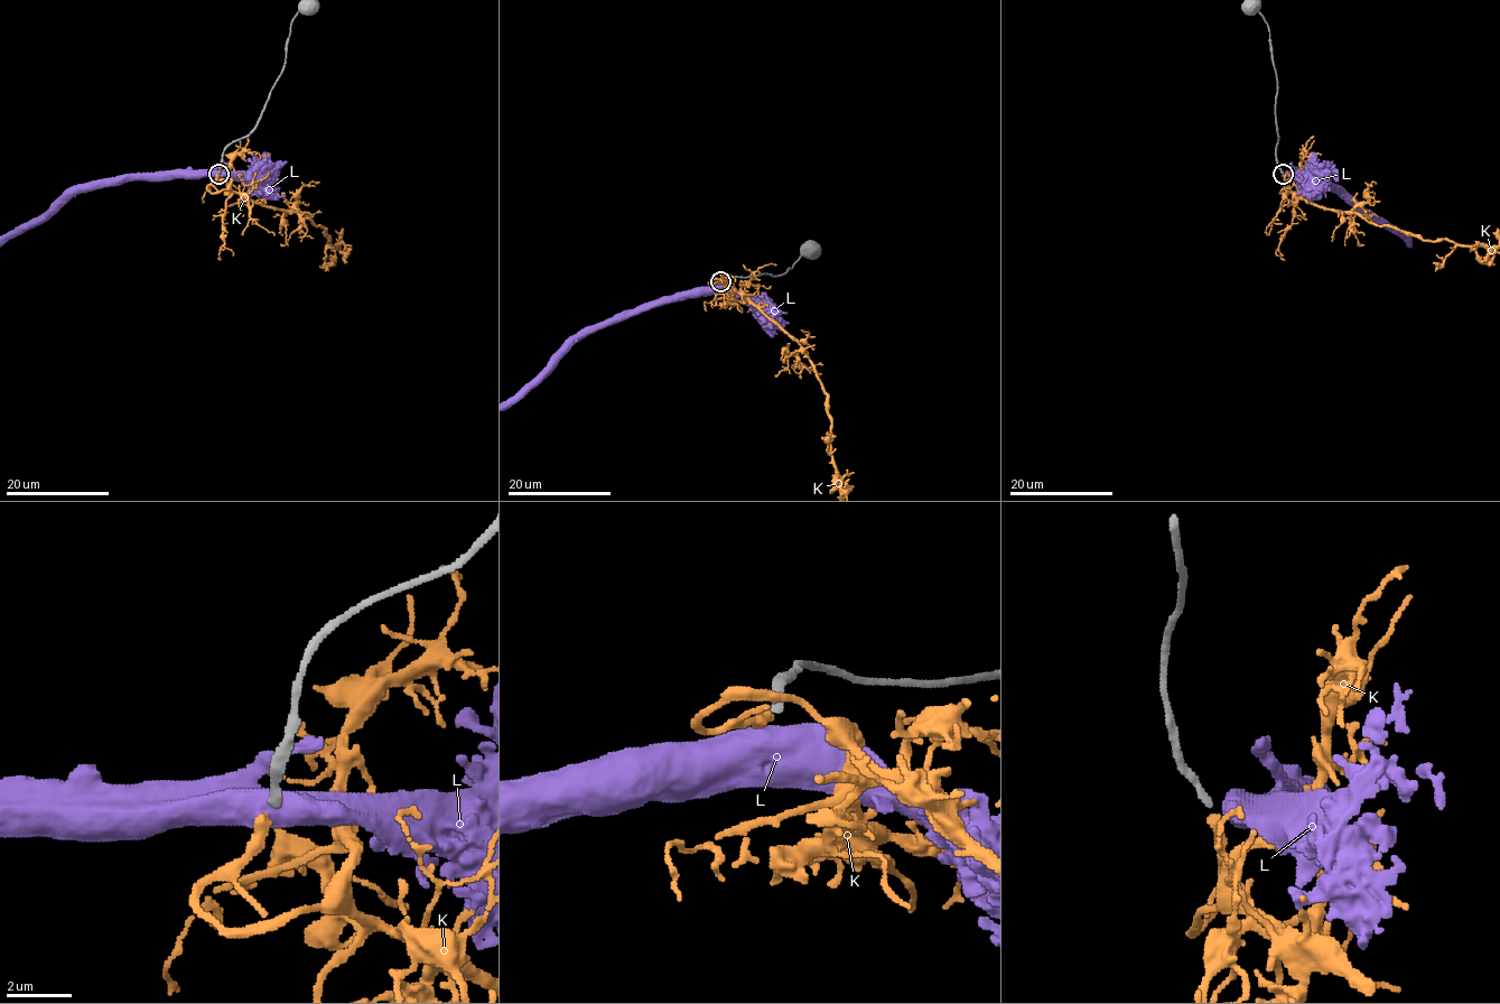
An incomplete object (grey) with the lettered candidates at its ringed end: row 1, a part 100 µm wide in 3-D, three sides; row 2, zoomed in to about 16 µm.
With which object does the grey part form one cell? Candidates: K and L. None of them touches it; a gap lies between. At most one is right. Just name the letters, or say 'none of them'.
K

